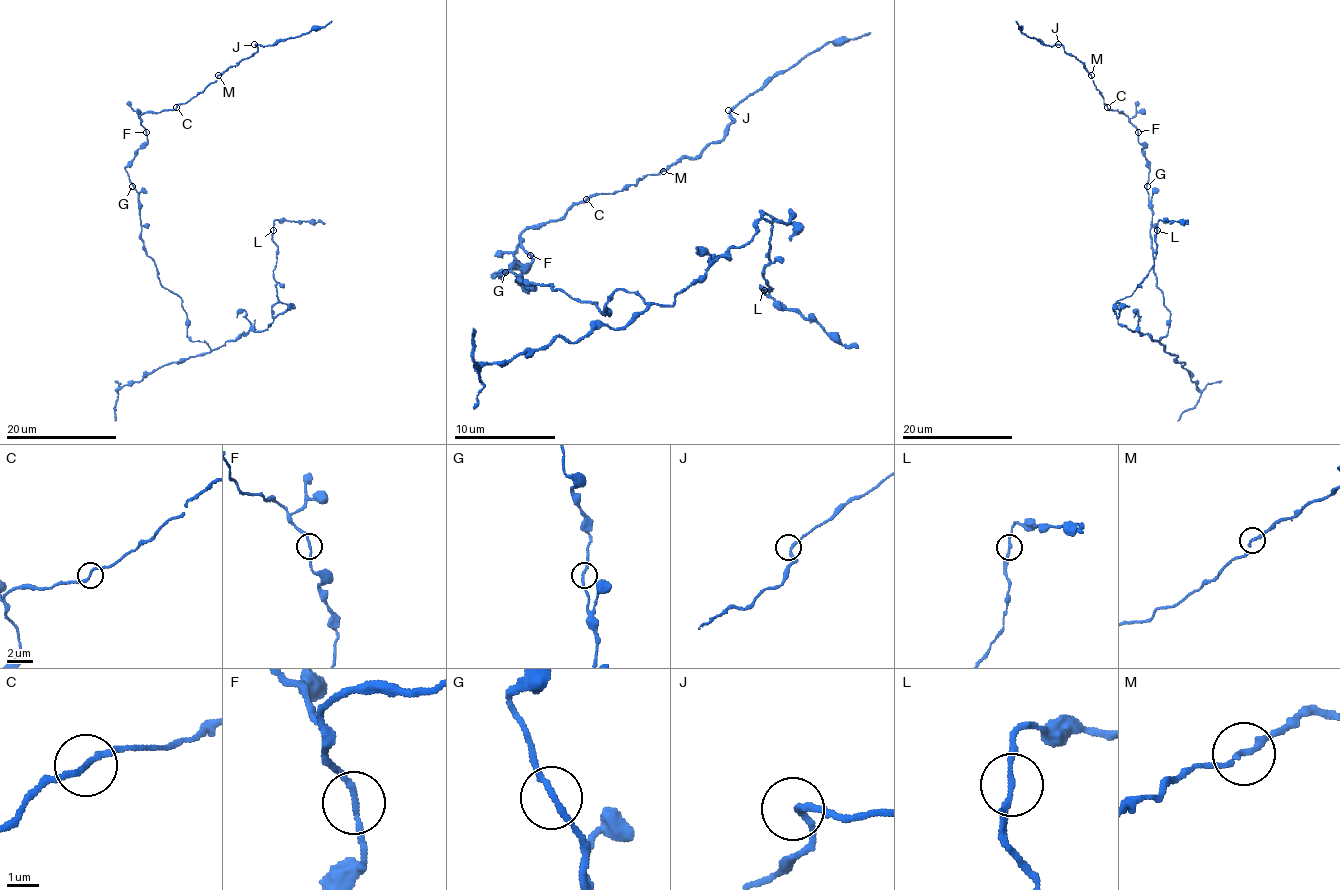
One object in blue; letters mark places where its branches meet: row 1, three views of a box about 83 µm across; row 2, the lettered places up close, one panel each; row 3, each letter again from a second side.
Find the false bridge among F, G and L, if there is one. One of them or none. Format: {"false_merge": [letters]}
{"false_merge": []}

